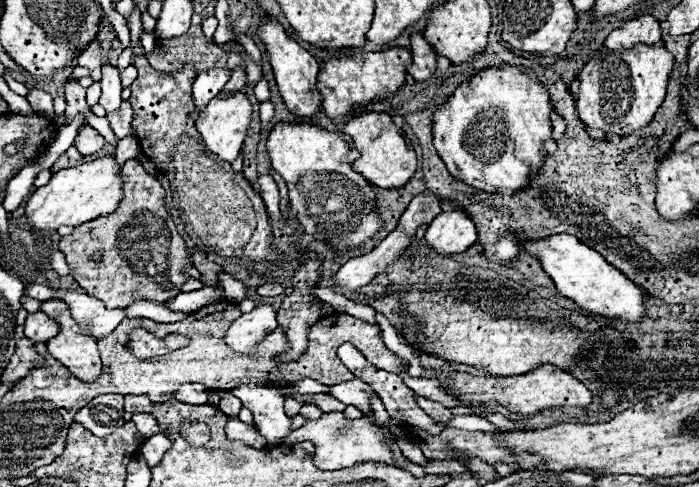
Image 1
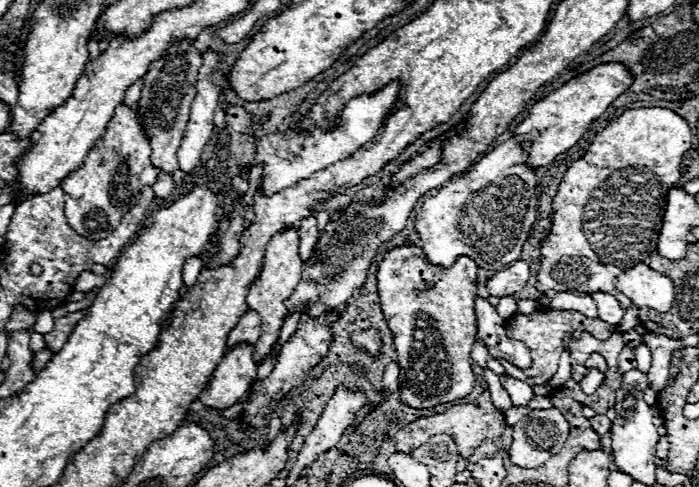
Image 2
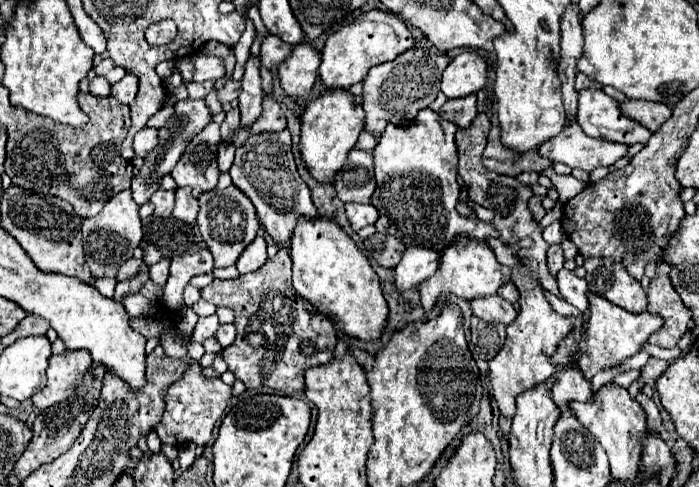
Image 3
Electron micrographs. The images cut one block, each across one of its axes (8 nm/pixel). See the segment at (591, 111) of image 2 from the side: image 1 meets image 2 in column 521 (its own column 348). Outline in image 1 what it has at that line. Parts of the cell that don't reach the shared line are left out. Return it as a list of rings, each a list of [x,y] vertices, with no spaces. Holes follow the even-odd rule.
[[[362,114],[358,118],[352,118],[350,122],[344,124],[344,134],[352,136],[360,158],[352,164],[356,172],[360,172],[368,182],[372,182],[378,188],[394,190],[394,188],[404,188],[406,182],[414,176],[416,172],[416,152],[412,150],[410,140],[402,134],[400,128],[394,126],[392,118],[388,114]]]

